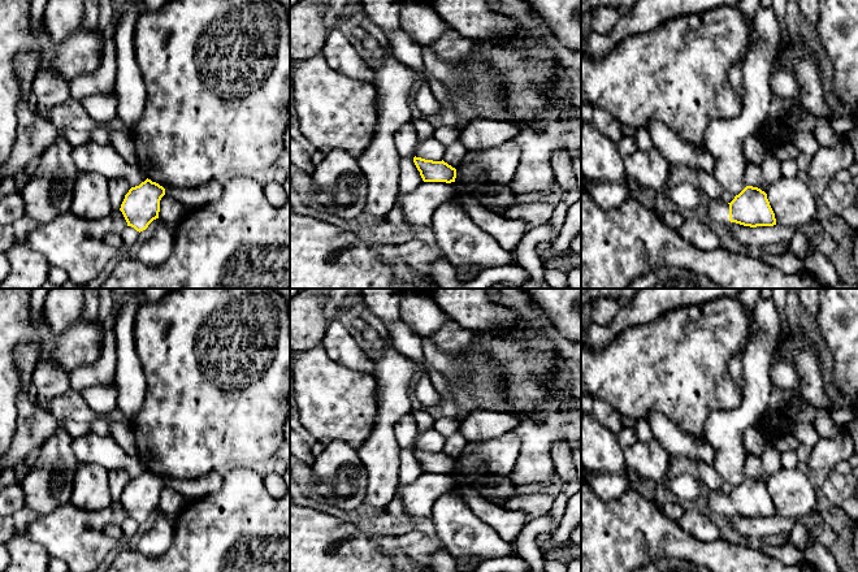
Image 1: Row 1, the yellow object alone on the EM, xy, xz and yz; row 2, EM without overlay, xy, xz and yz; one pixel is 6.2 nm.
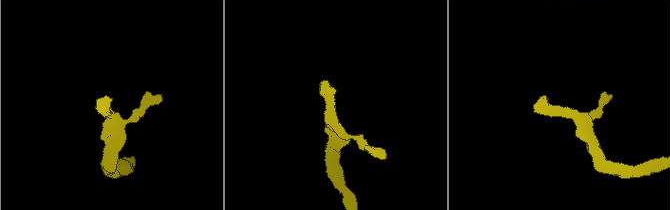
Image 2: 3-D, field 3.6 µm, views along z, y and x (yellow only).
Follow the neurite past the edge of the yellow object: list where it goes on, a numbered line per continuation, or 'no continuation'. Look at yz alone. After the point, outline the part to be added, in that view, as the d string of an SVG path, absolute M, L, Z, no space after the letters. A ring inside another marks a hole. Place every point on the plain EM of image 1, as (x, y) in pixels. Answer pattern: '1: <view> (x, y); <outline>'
1: yz (718, 502); M710 491L708 494L710 514L728 515L729 514L729 495L720 491Z

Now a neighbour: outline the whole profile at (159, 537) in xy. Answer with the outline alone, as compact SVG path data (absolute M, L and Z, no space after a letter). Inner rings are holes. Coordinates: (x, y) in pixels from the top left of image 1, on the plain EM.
M159 510L155 524L139 537L135 549L146 556L160 556L172 546L173 533L170 517Z

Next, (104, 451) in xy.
M94 433L73 438L73 452L79 463L92 463L107 471L125 468L131 478L144 473L146 465L136 455L127 454L112 437Z

